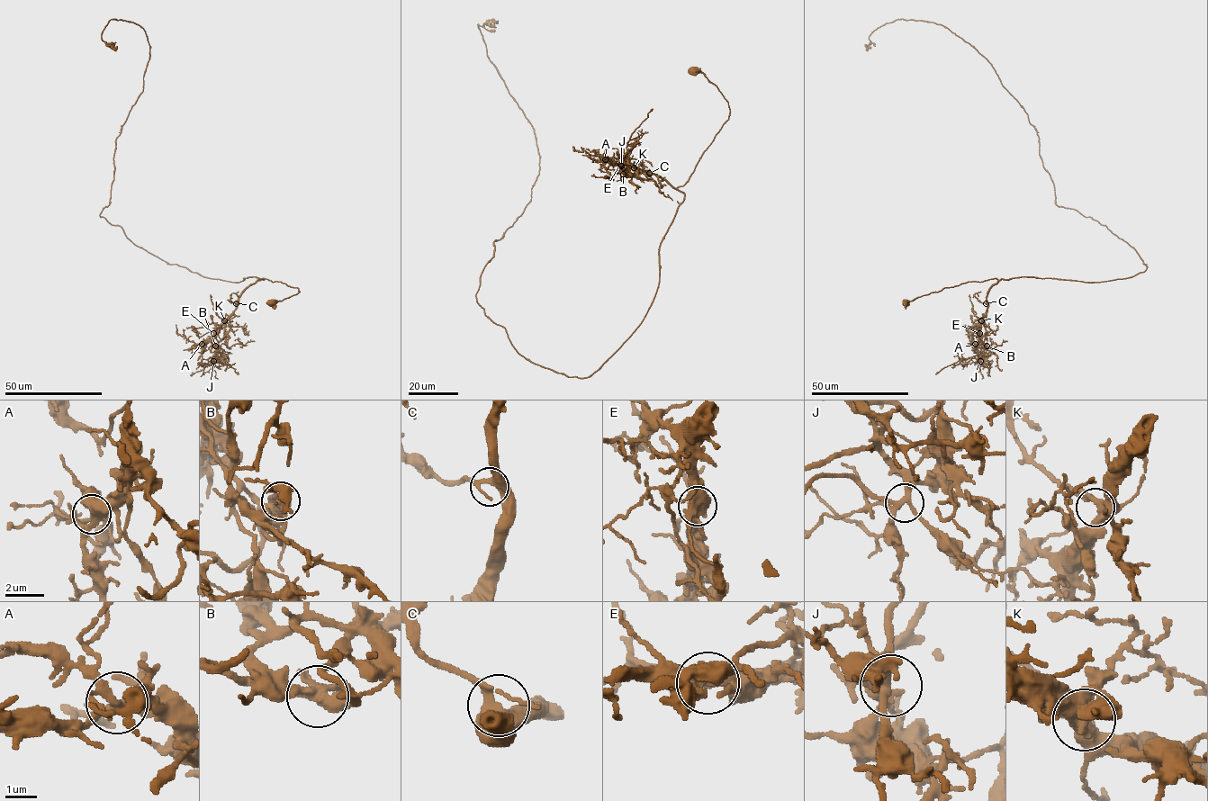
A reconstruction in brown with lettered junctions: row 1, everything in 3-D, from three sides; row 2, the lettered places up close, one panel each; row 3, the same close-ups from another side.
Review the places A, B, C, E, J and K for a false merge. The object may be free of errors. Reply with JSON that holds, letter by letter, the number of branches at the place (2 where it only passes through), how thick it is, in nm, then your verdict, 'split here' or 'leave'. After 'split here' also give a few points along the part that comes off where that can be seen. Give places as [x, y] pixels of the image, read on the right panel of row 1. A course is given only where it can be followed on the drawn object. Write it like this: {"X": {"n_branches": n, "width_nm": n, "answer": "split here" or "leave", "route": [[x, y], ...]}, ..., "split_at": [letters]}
{"A": {"n_branches": 4, "width_nm": 260, "answer": "leave"}, "B": {"n_branches": 4, "width_nm": 360, "answer": "split here", "route": [[986, 346], [981, 352], [977, 351], [976, 355], [961, 358], [935, 374]]}, "C": {"n_branches": 4, "width_nm": 480, "answer": "leave"}, "E": {"n_branches": 4, "width_nm": 360, "answer": "leave"}, "J": {"n_branches": 7, "width_nm": 280, "answer": "leave"}, "K": {"n_branches": 4, "width_nm": 440, "answer": "leave"}, "split_at": ["B"]}

